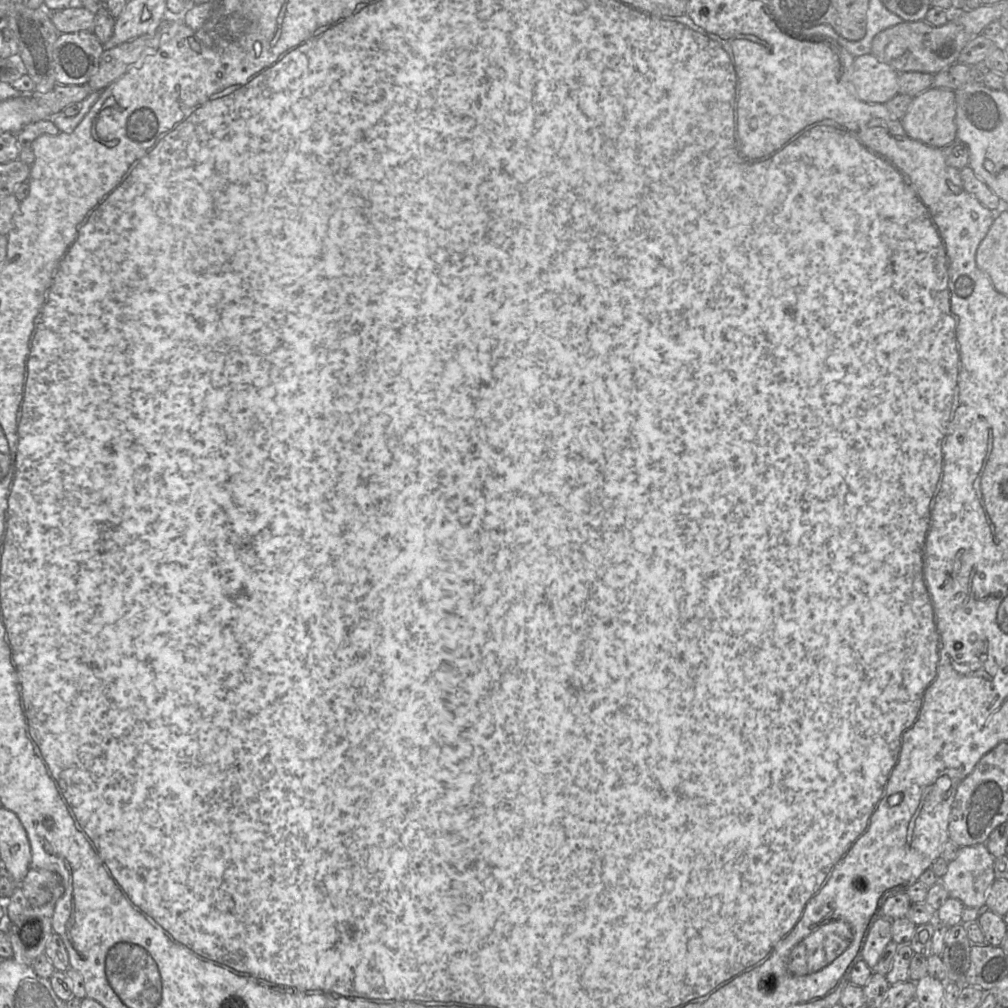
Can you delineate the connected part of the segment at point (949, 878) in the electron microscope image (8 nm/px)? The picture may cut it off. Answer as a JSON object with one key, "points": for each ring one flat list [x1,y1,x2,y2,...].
{"points":[[985,844,960,847,954,860,949,862,946,873,940,881,949,896,958,899,965,907,986,909,986,896,995,881,995,858,988,851]]}

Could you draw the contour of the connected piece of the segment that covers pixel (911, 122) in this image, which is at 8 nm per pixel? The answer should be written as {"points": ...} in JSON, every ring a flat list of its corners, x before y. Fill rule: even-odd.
{"points":[[932,86,916,95,901,122,909,137,944,148,957,139,955,91]]}

